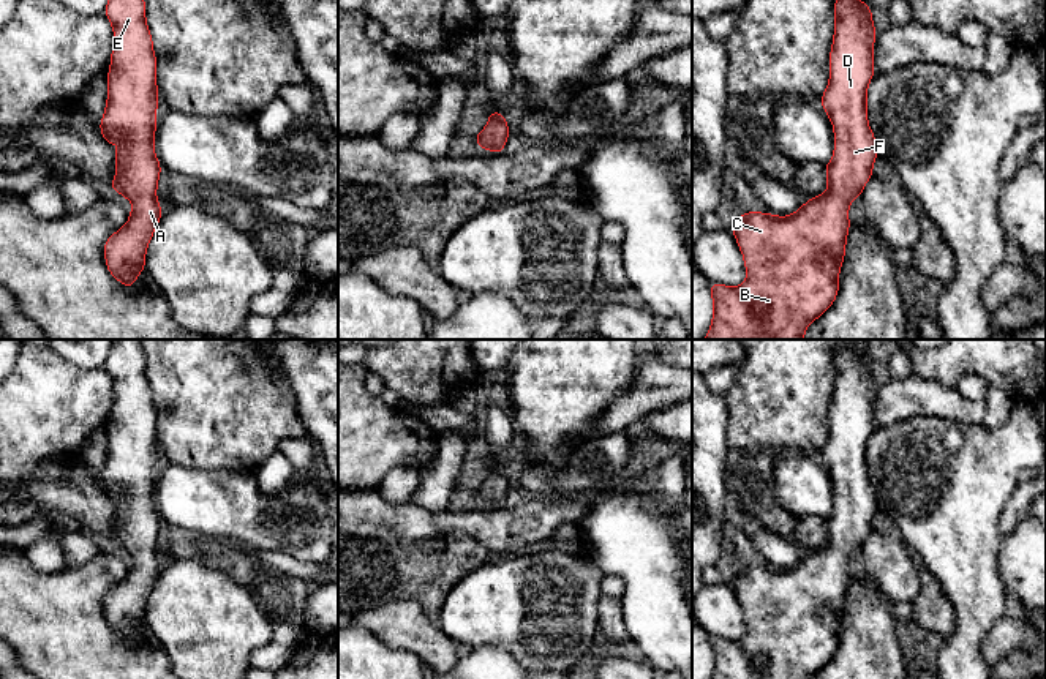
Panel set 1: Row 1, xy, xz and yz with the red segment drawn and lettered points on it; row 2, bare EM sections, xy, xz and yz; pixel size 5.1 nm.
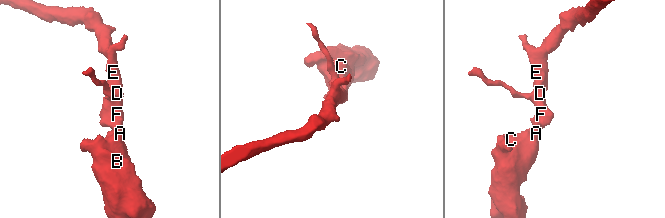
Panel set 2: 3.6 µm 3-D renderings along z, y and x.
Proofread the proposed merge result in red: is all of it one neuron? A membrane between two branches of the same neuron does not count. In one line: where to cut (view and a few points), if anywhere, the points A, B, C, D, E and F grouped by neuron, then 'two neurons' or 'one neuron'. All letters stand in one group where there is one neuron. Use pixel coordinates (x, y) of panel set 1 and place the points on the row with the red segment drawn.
no cut; A B C D E F; one neuron

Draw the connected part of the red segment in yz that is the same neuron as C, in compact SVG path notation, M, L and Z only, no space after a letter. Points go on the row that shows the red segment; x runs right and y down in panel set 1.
M834 0L830 84L822 109L834 128L834 155L825 166L828 191L811 197L790 216L749 212L732 229L743 253L747 279L730 287L709 283L713 322L703 340L804 340L806 327L836 300L845 257L848 204L860 197L875 163L877 145L867 123L867 85L874 77L872 9L863 0Z

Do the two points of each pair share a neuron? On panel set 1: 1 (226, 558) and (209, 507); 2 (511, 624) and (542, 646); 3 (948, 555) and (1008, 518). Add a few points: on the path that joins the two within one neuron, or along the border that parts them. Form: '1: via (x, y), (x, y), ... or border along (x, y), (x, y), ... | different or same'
1: border along (199, 534), (234, 539), (255, 551) | different
2: via (519, 624), (534, 638) | same
3: border along (1013, 490), (999, 525), (1002, 536) | different

